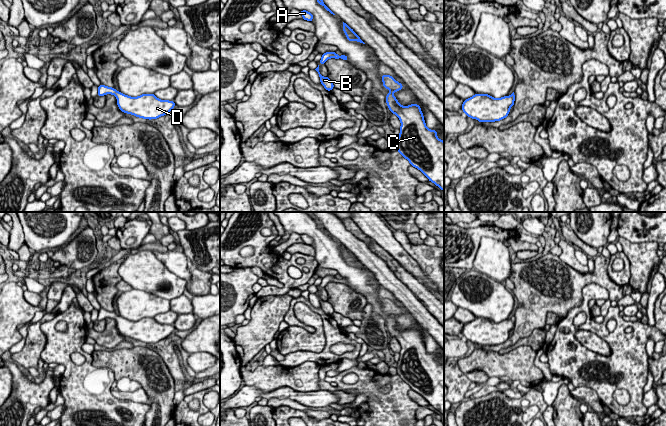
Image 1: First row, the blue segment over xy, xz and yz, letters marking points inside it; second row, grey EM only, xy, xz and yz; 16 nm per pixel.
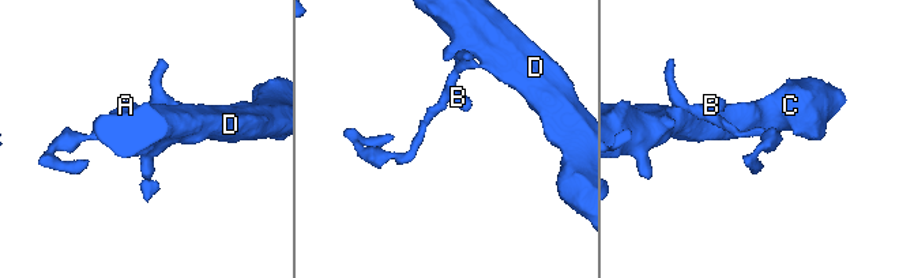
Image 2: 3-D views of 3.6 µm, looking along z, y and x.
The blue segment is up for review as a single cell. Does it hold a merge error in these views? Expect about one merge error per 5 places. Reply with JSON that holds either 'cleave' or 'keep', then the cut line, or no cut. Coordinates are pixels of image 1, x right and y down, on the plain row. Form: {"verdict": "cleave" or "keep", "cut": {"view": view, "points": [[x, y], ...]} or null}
{"verdict": "keep", "cut": null}

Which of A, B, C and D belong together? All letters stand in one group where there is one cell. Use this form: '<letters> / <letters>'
A B C D

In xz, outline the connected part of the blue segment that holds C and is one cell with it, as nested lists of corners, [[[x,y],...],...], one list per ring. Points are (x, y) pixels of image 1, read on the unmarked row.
[[[383,299],[381,302],[383,310],[391,315],[386,319],[387,330],[390,336],[396,338],[401,346],[400,358],[396,367],[397,374],[410,386],[411,390],[419,393],[429,405],[444,415],[444,365],[437,361],[437,355],[430,354],[426,351],[424,340],[419,329],[414,327],[409,330],[401,330],[397,325],[393,317],[402,313],[403,309],[390,299]]]

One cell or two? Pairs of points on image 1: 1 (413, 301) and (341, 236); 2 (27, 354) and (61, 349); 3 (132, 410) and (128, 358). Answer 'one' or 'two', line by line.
1: one
2: two
3: two

